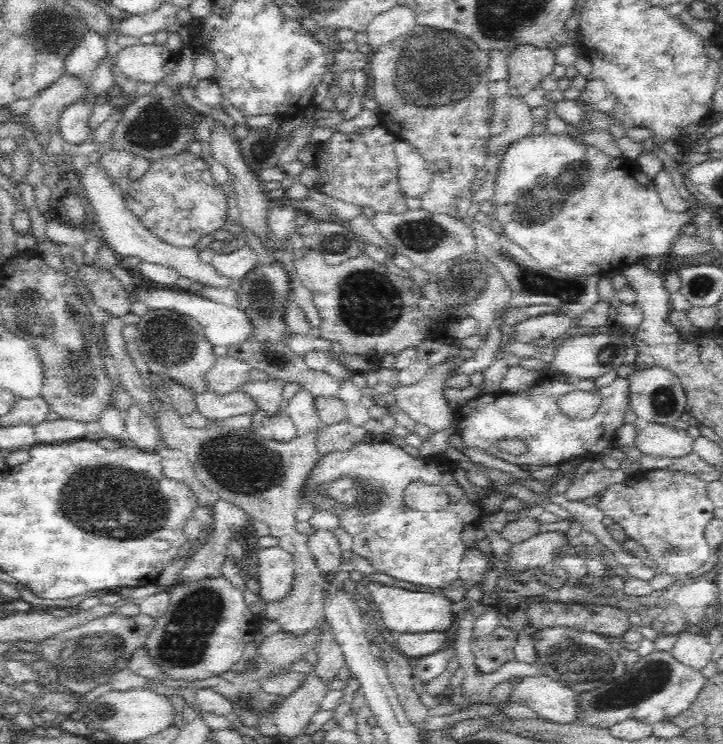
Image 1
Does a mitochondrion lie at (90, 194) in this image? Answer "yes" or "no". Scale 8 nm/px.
no

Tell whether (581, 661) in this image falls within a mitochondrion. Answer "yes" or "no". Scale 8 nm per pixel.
yes

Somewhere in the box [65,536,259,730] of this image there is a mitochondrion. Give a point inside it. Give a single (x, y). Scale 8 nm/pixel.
(183, 640)

